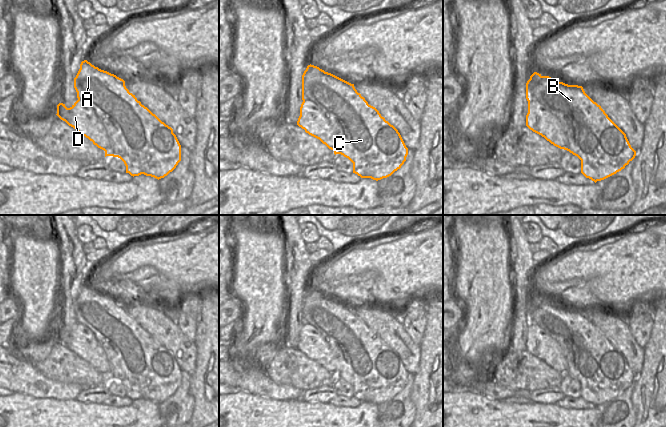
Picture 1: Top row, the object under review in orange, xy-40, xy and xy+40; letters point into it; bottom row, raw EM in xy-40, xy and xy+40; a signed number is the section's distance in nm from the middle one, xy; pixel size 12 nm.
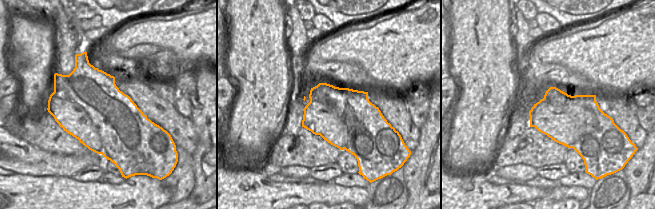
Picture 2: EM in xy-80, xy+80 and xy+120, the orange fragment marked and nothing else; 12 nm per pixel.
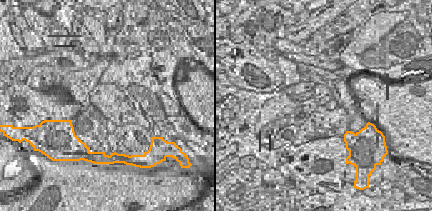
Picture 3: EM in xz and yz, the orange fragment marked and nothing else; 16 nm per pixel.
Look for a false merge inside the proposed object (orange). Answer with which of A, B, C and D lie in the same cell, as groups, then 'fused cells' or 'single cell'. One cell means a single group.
A B C / D; fused cells

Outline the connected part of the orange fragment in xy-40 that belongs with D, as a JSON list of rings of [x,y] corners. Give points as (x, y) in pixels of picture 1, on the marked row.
[[[78,99],[70,108],[67,108],[63,103],[59,103],[56,115],[92,141],[98,148],[105,152],[109,151],[110,139],[108,133],[96,111],[86,101]]]

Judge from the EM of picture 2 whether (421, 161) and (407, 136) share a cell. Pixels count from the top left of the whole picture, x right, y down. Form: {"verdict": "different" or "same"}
{"verdict": "different"}

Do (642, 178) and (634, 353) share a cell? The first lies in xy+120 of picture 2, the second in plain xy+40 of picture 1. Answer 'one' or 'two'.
two

